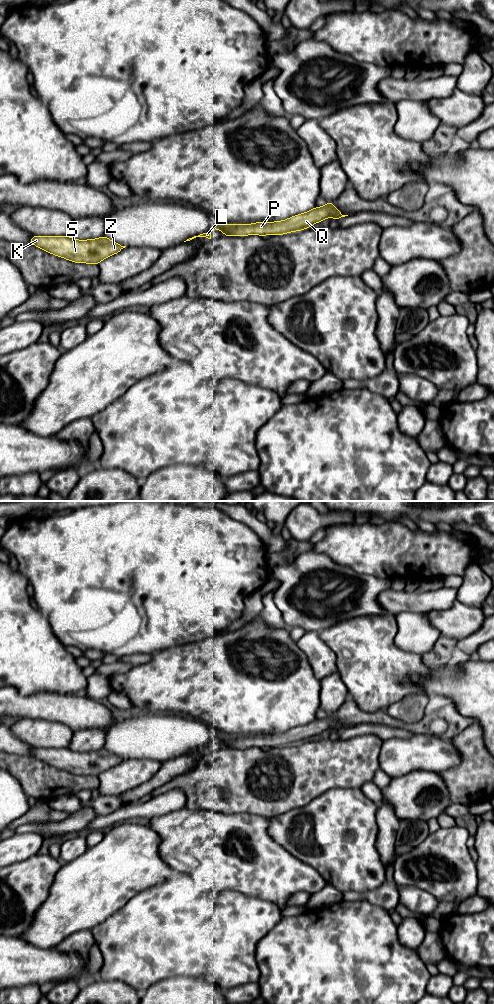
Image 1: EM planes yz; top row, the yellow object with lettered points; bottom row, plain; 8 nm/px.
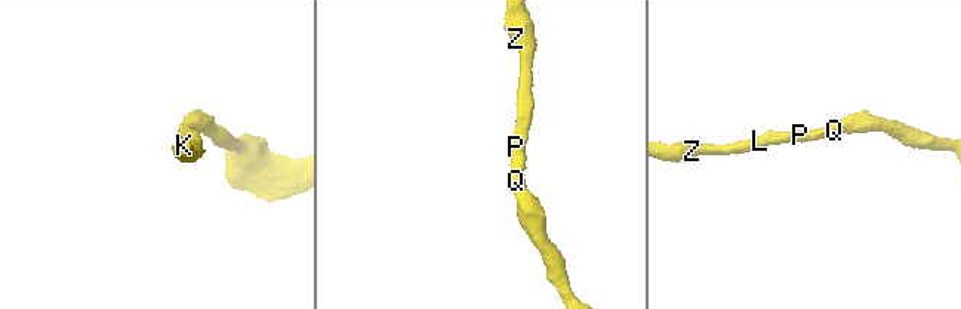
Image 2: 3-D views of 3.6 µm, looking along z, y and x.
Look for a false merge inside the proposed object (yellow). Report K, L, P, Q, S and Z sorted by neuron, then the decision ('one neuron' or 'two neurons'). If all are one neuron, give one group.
K L P Q S Z; one neuron

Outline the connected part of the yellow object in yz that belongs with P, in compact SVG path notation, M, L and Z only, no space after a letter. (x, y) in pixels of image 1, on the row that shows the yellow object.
M327 202L327 204L326 204L324 207L315 207L314 209L312 209L312 210L306 212L306 213L302 213L302 214L299 214L299 215L290 217L290 218L288 218L288 219L286 219L286 220L283 220L283 221L277 221L277 222L257 222L257 223L254 223L254 224L235 224L235 225L227 225L227 224L223 224L223 223L218 223L218 222L216 222L216 223L214 224L214 226L213 226L213 228L212 228L211 230L209 230L208 232L203 233L203 234L200 234L200 235L198 235L198 236L194 236L194 237L192 237L192 238L189 238L189 239L187 239L186 241L190 241L190 240L192 240L192 239L194 239L194 238L196 238L196 237L206 237L206 238L208 238L208 239L211 239L211 231L212 231L213 229L223 231L223 232L224 232L224 235L223 235L223 236L247 236L247 235L251 235L251 234L256 234L256 235L260 235L260 236L264 237L265 235L268 235L268 234L272 234L273 236L275 236L275 235L282 235L282 234L286 234L286 233L290 233L290 232L294 232L294 231L304 230L304 229L306 229L306 228L311 227L311 226L312 226L313 224L315 224L315 223L318 223L318 222L323 221L324 219L326 219L326 218L328 218L328 217L332 217L333 219L341 219L342 217L345 217L345 216L348 216L348 215L342 215L342 214L340 213L340 211L333 206L333 202Z

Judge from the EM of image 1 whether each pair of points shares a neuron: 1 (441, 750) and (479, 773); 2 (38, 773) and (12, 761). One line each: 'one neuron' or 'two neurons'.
1: two neurons
2: one neuron

